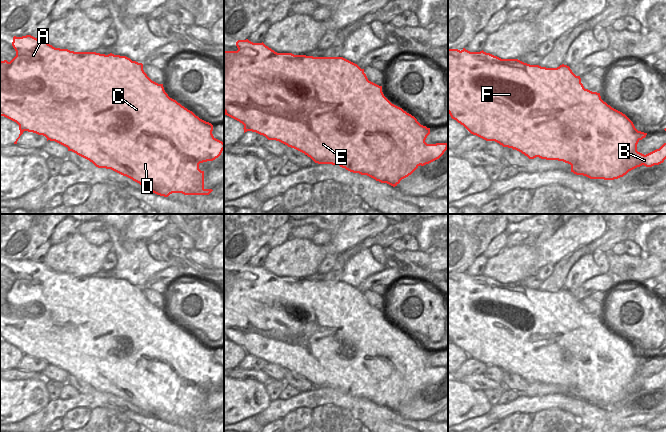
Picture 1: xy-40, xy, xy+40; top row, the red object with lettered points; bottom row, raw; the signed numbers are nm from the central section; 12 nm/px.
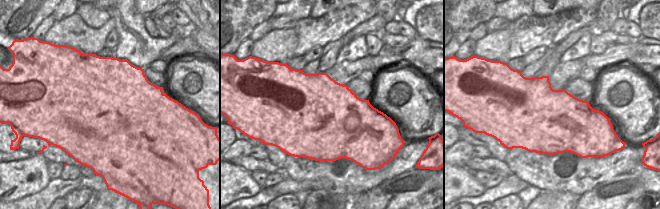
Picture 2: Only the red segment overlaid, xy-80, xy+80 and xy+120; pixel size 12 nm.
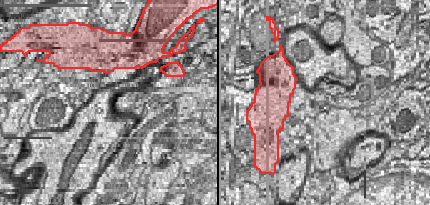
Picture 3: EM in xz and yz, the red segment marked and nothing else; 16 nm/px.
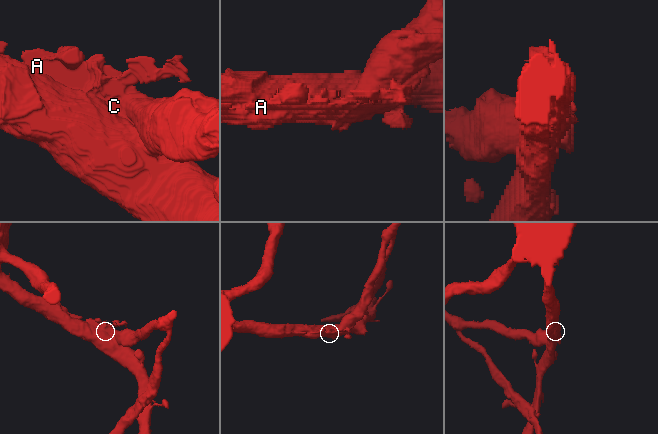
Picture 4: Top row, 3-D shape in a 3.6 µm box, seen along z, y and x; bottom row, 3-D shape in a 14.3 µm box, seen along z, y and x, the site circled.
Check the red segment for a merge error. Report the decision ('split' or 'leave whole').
split

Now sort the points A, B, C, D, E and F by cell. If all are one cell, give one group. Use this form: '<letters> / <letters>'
A C D E F / B

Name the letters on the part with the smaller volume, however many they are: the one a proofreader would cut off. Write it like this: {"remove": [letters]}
{"remove": ["B"]}

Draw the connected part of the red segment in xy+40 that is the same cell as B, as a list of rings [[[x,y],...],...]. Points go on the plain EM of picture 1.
[[[664,367],[659,373],[656,373],[645,379],[644,390],[652,391],[659,389],[666,383],[666,367]]]

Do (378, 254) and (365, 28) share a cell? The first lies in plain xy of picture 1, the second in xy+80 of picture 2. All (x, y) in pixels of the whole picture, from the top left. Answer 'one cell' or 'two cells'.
two cells

